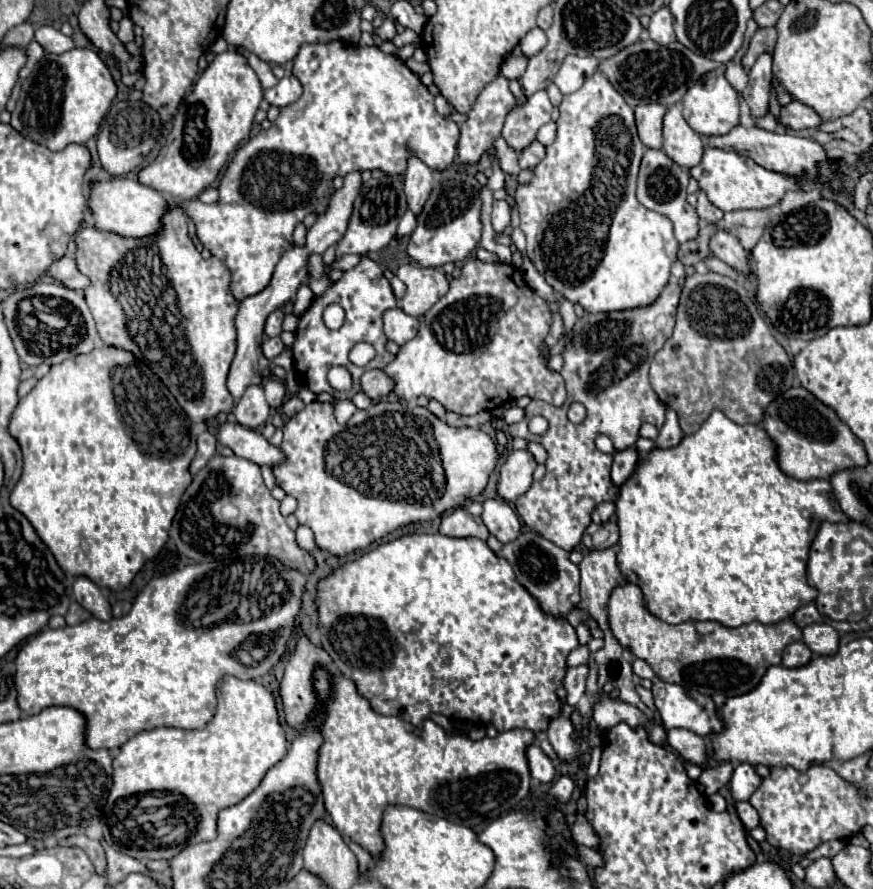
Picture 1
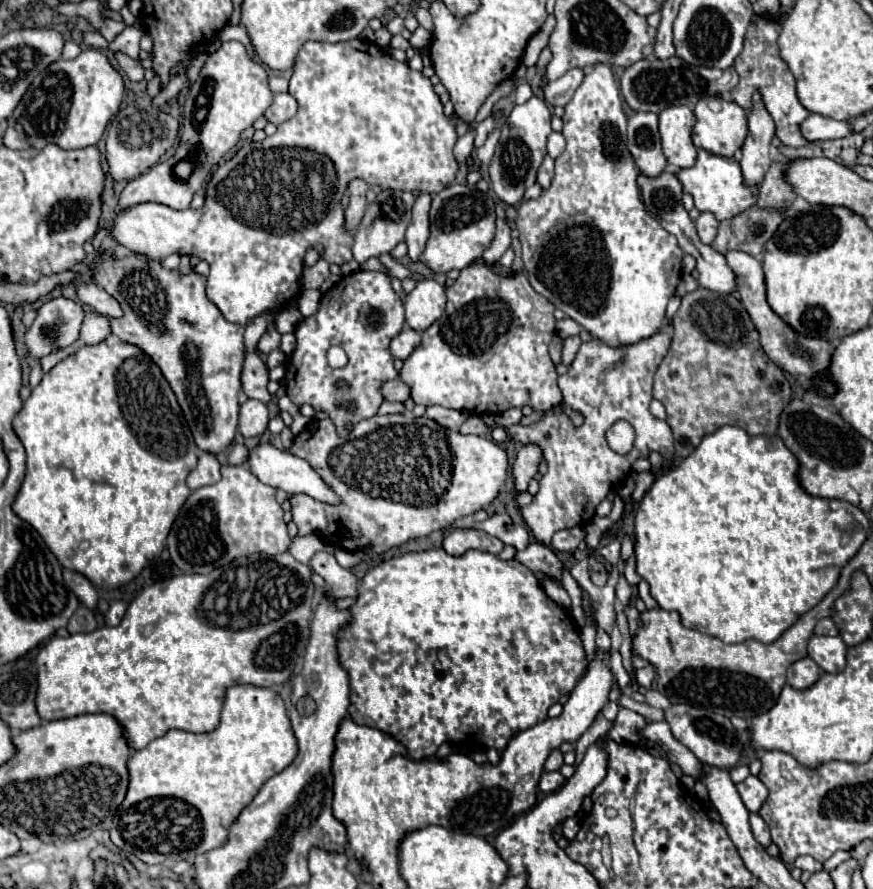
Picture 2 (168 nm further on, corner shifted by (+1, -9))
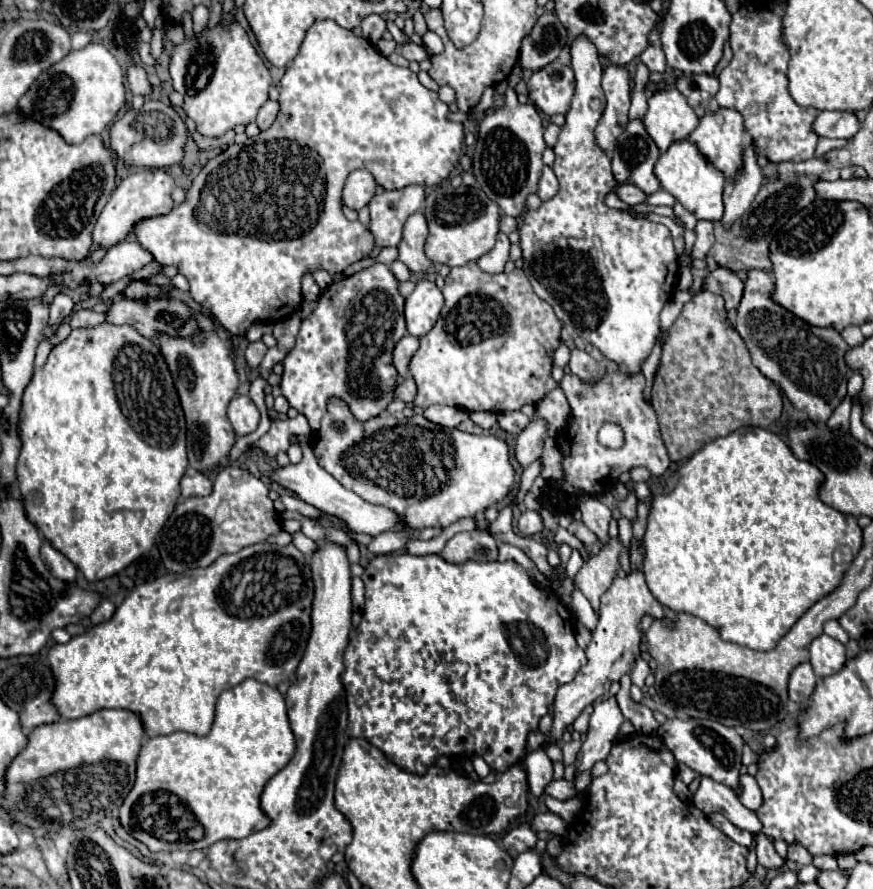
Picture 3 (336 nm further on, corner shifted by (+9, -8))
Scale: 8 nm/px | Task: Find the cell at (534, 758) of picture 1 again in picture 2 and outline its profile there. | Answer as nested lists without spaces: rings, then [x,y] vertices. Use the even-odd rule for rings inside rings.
[[[551,771],[551,773],[543,773],[539,779],[539,789],[543,793],[553,793],[555,789],[559,789],[565,783],[565,777],[559,771]]]

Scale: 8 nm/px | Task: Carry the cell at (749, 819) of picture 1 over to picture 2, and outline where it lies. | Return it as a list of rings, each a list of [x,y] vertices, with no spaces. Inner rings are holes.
[[[753,813],[751,817],[749,817],[749,823],[751,823],[751,831],[753,831],[753,837],[763,845],[763,847],[767,847],[769,843],[771,843],[771,837],[769,837],[769,827],[767,827],[767,823],[757,815],[757,813]]]

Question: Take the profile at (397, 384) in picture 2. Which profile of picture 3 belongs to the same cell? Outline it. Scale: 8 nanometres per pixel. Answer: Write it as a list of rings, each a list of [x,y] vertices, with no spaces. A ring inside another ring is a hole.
[[[405,378],[405,382],[397,386],[397,398],[407,402],[407,404],[413,402],[415,394],[417,394],[417,384],[413,382],[413,378]]]

